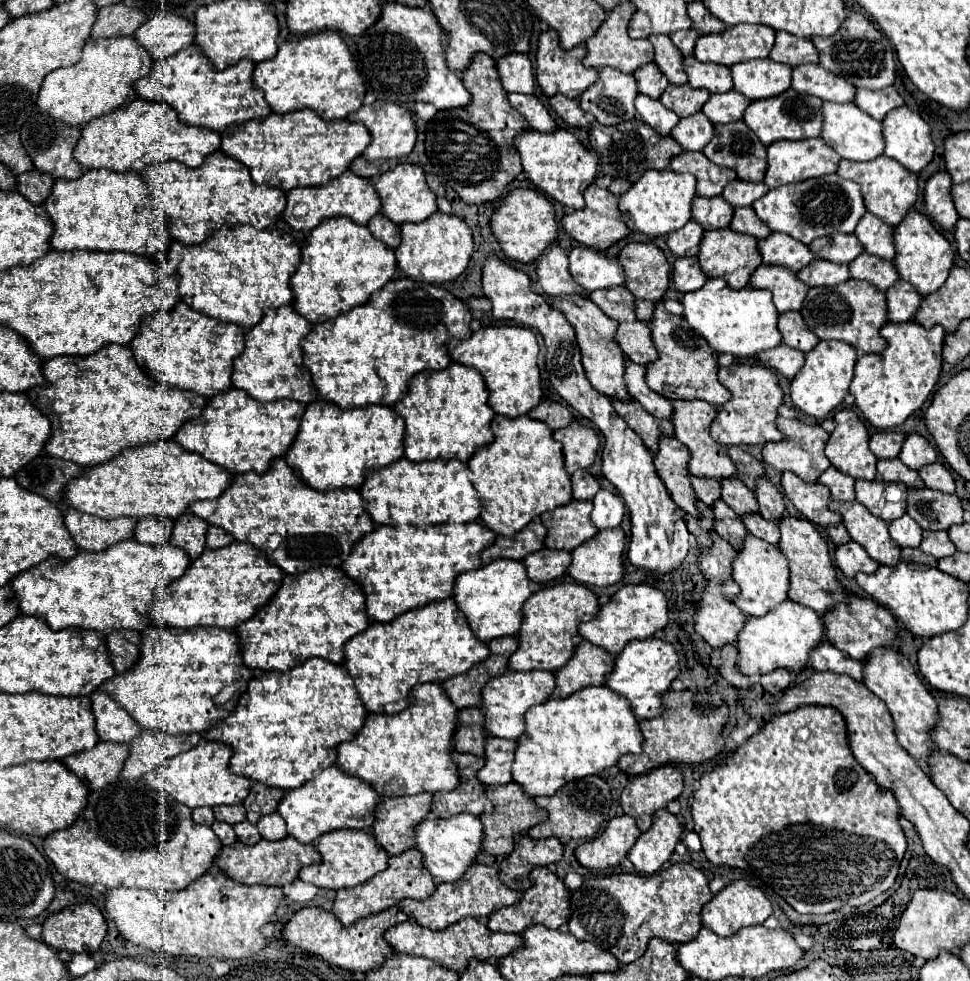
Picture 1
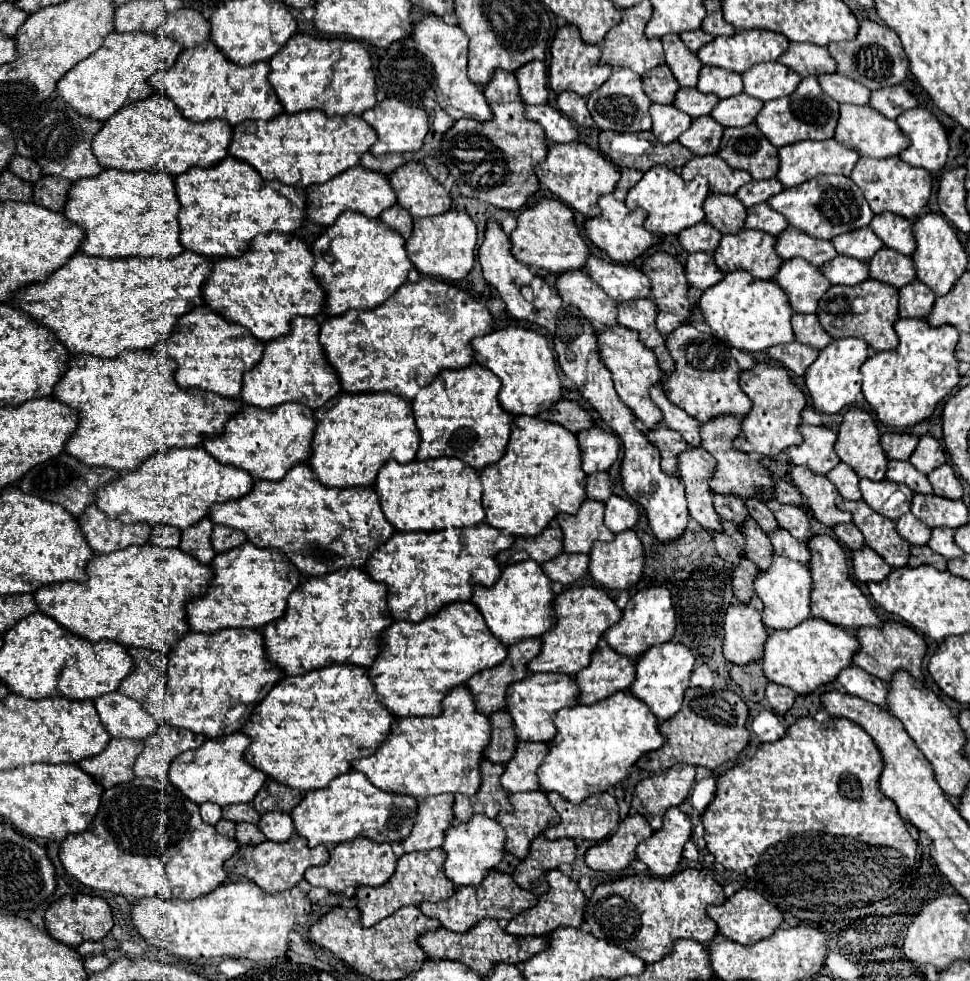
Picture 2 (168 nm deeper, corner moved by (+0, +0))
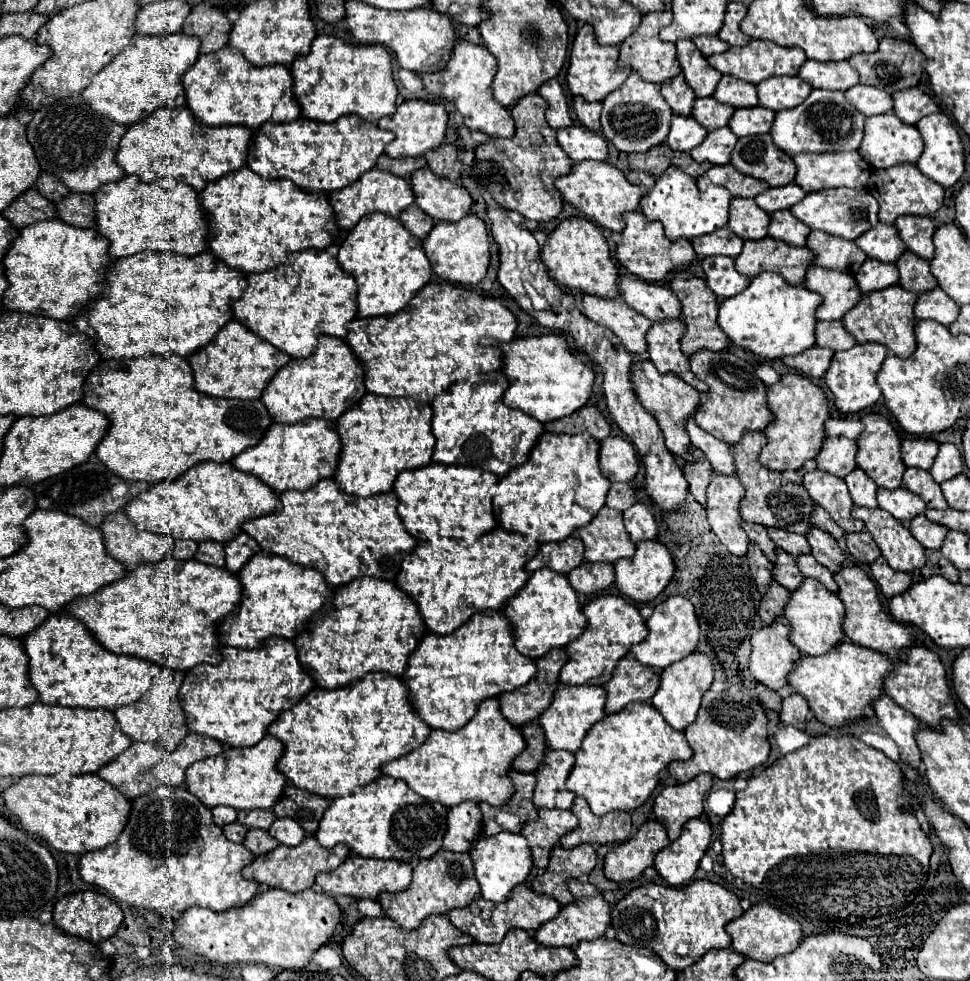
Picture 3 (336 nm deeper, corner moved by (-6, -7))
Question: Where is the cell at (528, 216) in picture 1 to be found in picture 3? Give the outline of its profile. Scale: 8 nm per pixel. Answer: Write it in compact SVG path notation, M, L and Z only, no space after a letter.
M565 218L559 226L547 234L547 242L541 246L541 260L551 272L553 280L561 286L581 290L595 296L617 298L617 266L611 260L609 244L593 222L587 218Z

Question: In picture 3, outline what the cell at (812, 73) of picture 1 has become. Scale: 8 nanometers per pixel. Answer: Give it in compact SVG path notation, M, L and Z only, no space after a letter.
M857 84L849 90L845 90L843 94L845 94L847 102L865 116L885 114L893 108L893 98L887 92L883 92L879 88L873 88L873 86Z

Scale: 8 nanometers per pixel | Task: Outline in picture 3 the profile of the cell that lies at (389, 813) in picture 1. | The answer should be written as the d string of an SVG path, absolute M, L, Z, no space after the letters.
M463 802L449 808L447 830L443 834L443 850L469 852L469 844L481 832L481 810L475 802Z

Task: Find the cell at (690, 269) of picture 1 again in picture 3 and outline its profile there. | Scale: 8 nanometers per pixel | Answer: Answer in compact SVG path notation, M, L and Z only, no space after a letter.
M707 256L703 258L703 272L707 276L707 286L717 298L729 298L745 290L749 284L747 276L741 276L733 268L733 258L729 256Z

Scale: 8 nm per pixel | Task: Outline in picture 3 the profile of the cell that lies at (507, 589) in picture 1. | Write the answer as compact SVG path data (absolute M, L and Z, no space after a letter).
M547 566L531 574L527 584L503 606L503 614L513 626L515 648L533 660L541 658L551 648L567 646L585 630L585 616L581 612L581 604L577 602L577 594L571 588L567 576L557 574Z

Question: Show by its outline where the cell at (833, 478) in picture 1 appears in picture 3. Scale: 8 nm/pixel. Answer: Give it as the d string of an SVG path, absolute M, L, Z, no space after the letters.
M855 468L853 472L849 472L845 476L845 482L847 482L847 488L851 492L851 498L853 498L855 506L877 508L877 500L875 500L877 484L861 468Z

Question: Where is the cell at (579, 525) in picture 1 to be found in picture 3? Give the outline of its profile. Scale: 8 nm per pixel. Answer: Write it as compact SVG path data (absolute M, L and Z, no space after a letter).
M603 506L599 514L587 524L575 530L585 544L585 560L589 562L611 562L629 558L635 552L635 544L629 540L621 512Z

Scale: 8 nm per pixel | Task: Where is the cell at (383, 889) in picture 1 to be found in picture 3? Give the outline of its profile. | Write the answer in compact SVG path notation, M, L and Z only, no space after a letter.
M439 850L431 858L419 860L413 868L413 880L407 890L397 894L381 894L377 900L387 918L395 920L403 930L413 930L429 914L445 914L449 908L463 908L479 896L477 880L473 876L473 864L469 854L455 854Z

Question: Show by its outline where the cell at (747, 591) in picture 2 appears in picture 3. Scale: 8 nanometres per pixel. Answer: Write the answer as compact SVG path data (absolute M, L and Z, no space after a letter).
M775 580L769 584L765 596L759 602L759 616L763 624L771 624L775 620L775 616L779 616L783 612L785 600L789 598L789 590L783 588L781 584L777 584Z

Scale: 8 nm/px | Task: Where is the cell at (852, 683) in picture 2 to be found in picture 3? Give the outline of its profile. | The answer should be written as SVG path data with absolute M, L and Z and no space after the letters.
M881 694L873 700L875 716L879 718L883 730L895 740L901 752L901 760L913 768L921 768L921 756L915 742L915 732L919 728L919 720L893 702L887 694Z

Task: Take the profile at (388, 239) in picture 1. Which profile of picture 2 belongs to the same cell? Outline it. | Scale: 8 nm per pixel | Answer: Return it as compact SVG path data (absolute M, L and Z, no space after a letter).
M393 205L387 211L383 211L379 219L383 223L387 223L389 227L393 227L395 231L399 231L399 235L403 235L403 239L409 239L411 237L413 217L407 213L407 209L403 211L403 209L399 209L399 205Z

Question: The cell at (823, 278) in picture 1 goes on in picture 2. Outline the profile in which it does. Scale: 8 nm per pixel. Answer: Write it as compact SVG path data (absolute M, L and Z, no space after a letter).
M839 255L833 261L827 261L821 267L821 271L835 285L855 285L869 279L867 261L859 261L845 255Z

